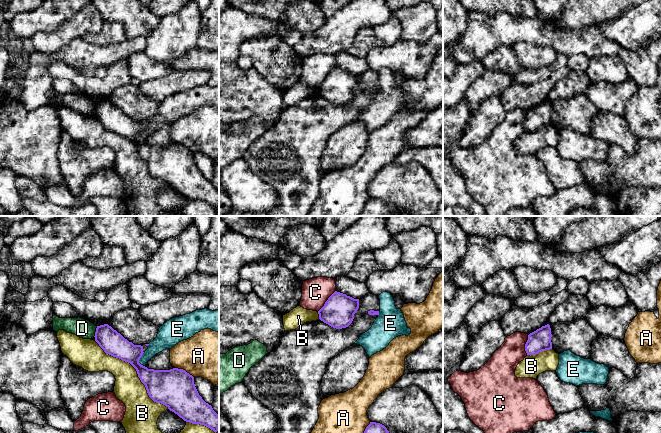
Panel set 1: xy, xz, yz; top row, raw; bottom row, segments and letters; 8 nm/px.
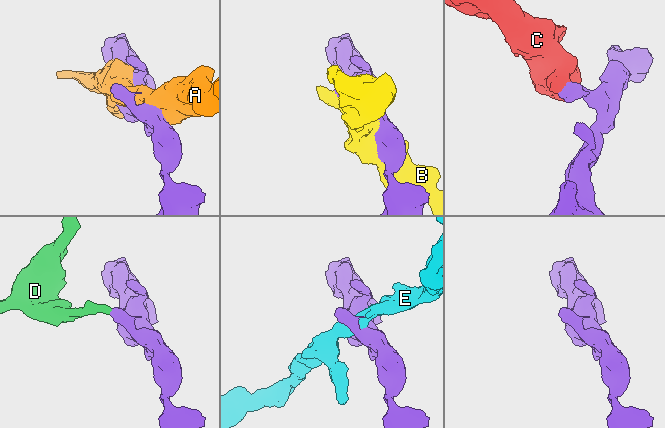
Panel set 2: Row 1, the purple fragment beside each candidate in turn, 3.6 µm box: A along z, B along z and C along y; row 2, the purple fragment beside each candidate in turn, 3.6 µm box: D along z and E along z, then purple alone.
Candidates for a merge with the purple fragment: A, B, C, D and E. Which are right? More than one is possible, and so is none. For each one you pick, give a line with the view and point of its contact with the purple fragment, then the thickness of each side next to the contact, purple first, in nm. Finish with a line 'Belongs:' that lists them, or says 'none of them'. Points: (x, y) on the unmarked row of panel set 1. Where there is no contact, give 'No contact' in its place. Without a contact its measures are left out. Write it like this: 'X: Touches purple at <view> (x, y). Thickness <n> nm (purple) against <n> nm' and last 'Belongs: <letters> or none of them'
Belongs: none of them

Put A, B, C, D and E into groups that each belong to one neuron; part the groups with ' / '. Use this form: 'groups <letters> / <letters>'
groups A / B / C / D / E

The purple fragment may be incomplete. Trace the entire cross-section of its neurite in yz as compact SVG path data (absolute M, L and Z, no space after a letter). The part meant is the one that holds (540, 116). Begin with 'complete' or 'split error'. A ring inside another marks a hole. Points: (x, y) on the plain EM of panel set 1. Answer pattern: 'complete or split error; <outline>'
complete; M549 100L530 109L525 120L527 131L536 131L539 128L552 125L551 113L552 110Z

